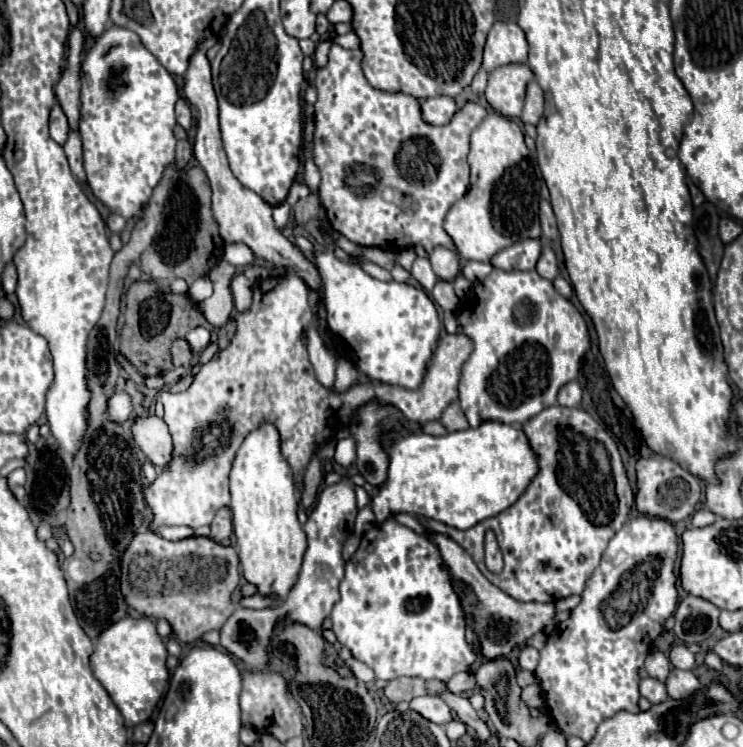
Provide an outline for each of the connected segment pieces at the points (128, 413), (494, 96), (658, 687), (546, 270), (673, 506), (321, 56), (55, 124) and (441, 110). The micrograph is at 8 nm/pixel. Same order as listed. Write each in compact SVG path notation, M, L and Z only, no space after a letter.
M113 390L113 394L109 396L109 402L105 406L105 412L109 416L111 422L115 424L123 424L133 420L133 400L125 390Z
M507 64L489 74L485 98L495 112L517 120L525 104L527 84L533 80L533 70L527 64Z
M643 678L641 684L639 684L639 692L643 698L647 698L651 704L661 704L665 702L669 696L667 696L667 690L661 682L657 682L655 678Z
M543 246L543 254L537 262L537 272L547 278L547 280L553 280L559 276L559 266L557 266L557 258L555 258L555 252L551 250L551 246Z
M665 456L641 458L637 462L637 486L639 486L635 498L637 510L649 516L665 518L669 522L679 522L689 518L701 500L701 480L689 474L689 470L685 470L679 462Z
M321 40L319 44L317 44L317 50L315 50L315 66L317 68L321 68L321 66L325 66L327 64L327 54L329 54L329 48L331 48L331 44L333 44L333 40Z
M53 106L51 110L51 118L49 118L49 130L51 130L51 138L63 146L67 142L67 136L69 136L69 122L65 118L65 112L61 110L61 106Z
M437 96L437 98L427 98L421 104L423 110L423 120L435 126L447 124L451 122L453 114L459 110L453 98L445 98L445 96Z

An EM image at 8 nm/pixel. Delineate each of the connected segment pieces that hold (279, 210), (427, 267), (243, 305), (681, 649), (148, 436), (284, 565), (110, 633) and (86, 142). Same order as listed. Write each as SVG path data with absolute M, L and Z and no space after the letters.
M282 202L273 208L274 223L280 231L282 231L288 223L290 215L291 207L287 204L287 202Z
M417 258L417 260L413 262L411 276L425 288L425 292L433 290L435 282L437 282L437 276L435 276L435 272L433 272L433 268L431 268L431 264L429 264L427 258Z
M237 274L231 280L231 292L233 292L237 312L245 312L251 306L251 288L253 284L245 278L245 274Z
M673 646L669 652L669 660L679 670L693 670L695 668L695 654L687 646Z
M157 416L135 418L133 438L141 450L145 444L157 444L159 456L163 456L163 460L173 462L173 438L161 418L157 418Z
M263 422L261 426L257 426L255 430L251 430L247 434L241 448L237 450L237 456L235 456L235 462L231 468L231 476L229 476L229 484L231 484L231 506L229 508L233 512L235 548L241 558L243 576L247 578L247 582L251 582L259 588L259 594L273 592L279 600L285 600L287 592L291 590L291 586L297 580L303 552L307 548L307 538L297 520L299 502L297 502L293 472L281 454L281 438L277 434L277 428L271 422Z
M125 618L101 632L91 656L91 668L123 714L127 728L135 728L151 718L169 684L165 644L157 634L155 624L147 618Z
M111 26L89 48L81 66L81 120L83 160L93 194L115 214L131 218L143 210L153 188L161 182L163 172L175 160L175 104L179 88L171 74L141 44L139 36L127 28Z

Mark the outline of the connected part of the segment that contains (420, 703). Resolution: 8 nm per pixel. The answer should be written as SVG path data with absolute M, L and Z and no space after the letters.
M419 696L419 698L413 698L411 700L411 710L415 710L425 720L435 722L439 726L445 726L447 722L453 720L451 708L439 696Z

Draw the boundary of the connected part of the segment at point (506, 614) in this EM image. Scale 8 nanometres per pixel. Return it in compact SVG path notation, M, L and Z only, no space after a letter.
M429 534L429 540L433 544L437 544L443 562L449 566L451 574L453 574L453 588L459 594L463 608L467 612L467 618L471 620L477 636L479 636L479 648L481 654L489 660L499 658L499 656L507 656L511 652L513 646L523 644L527 638L531 638L537 632L545 632L547 628L555 628L555 604L537 604L537 602L517 602L513 600L509 594L505 594L503 590L499 590L497 586L493 586L475 566L475 562L471 560L471 556L451 538L443 536L443 534Z

